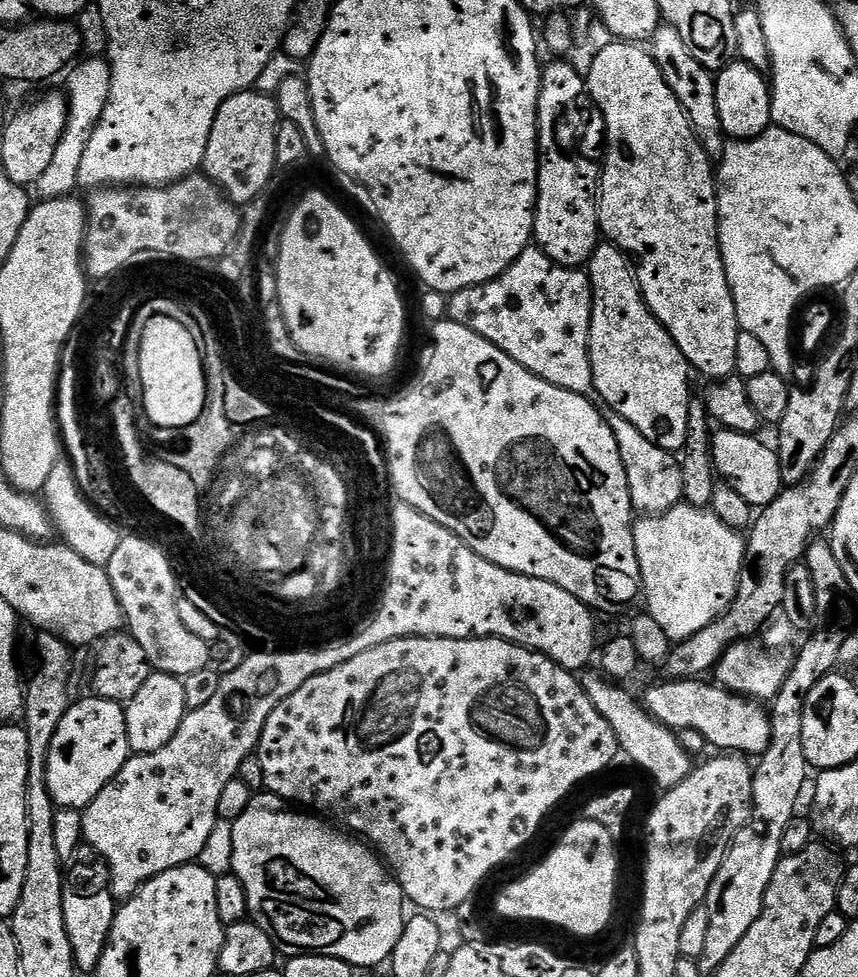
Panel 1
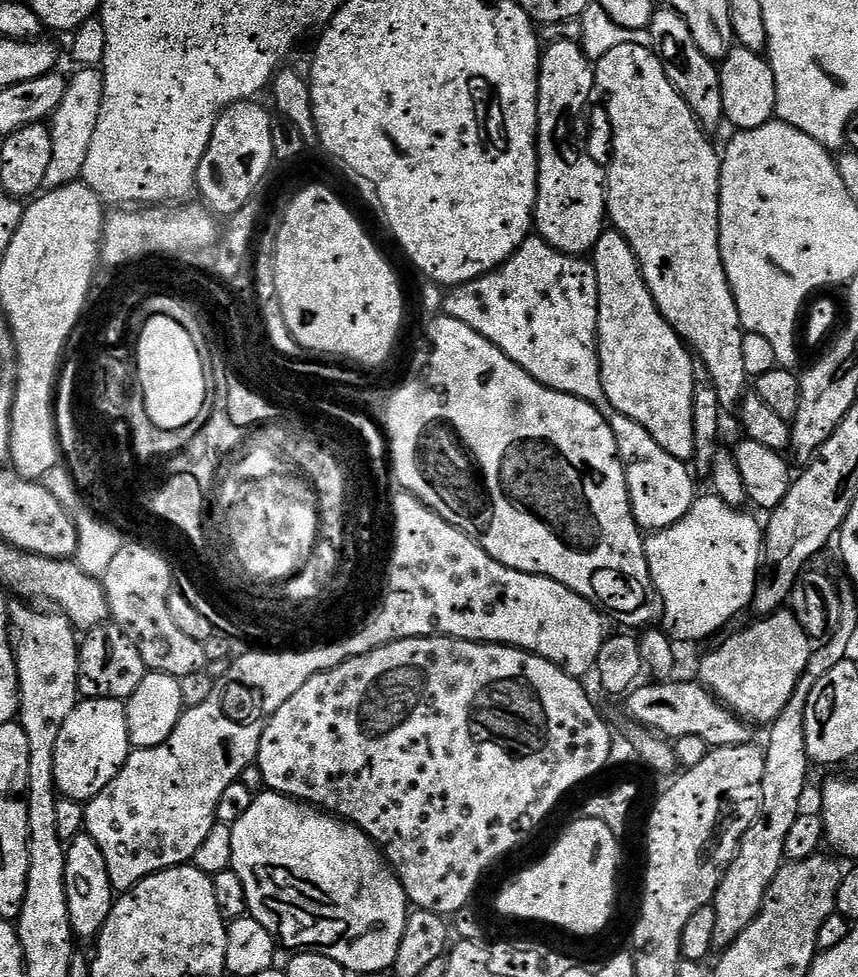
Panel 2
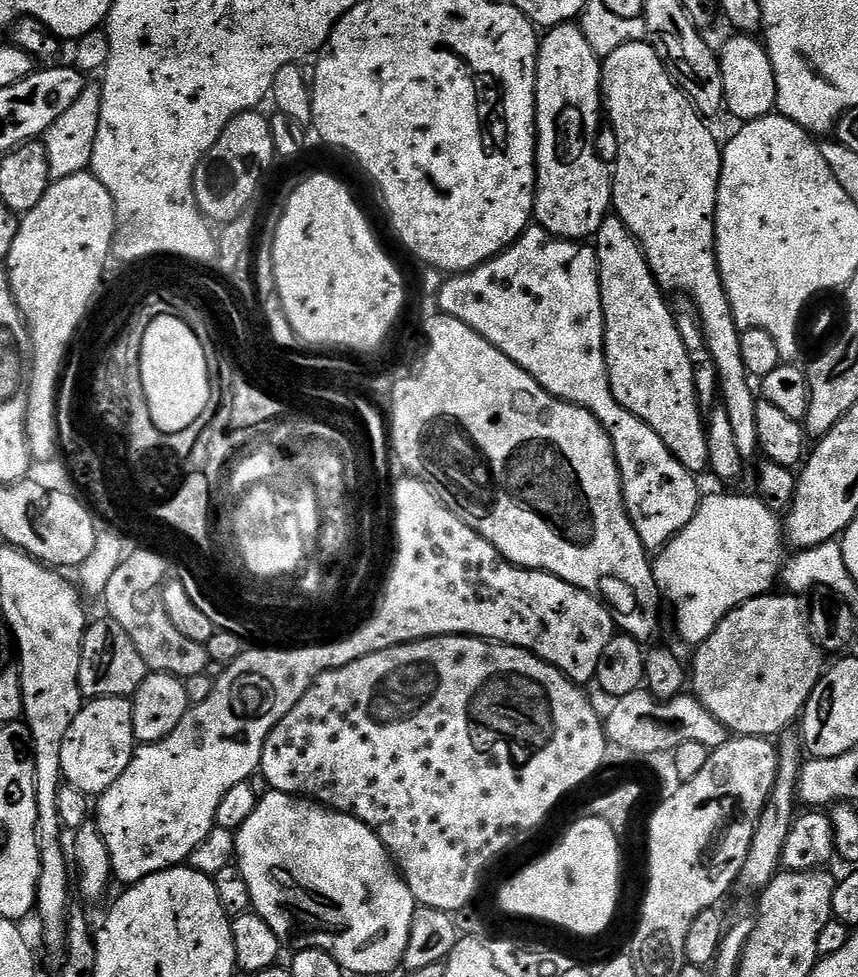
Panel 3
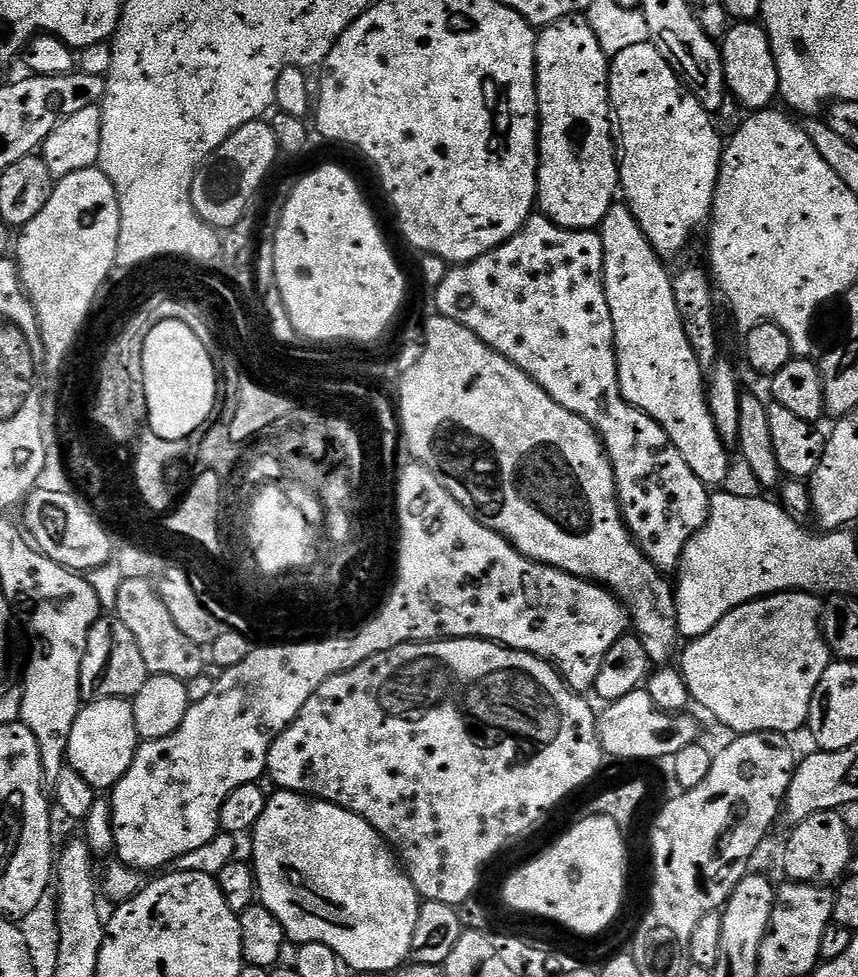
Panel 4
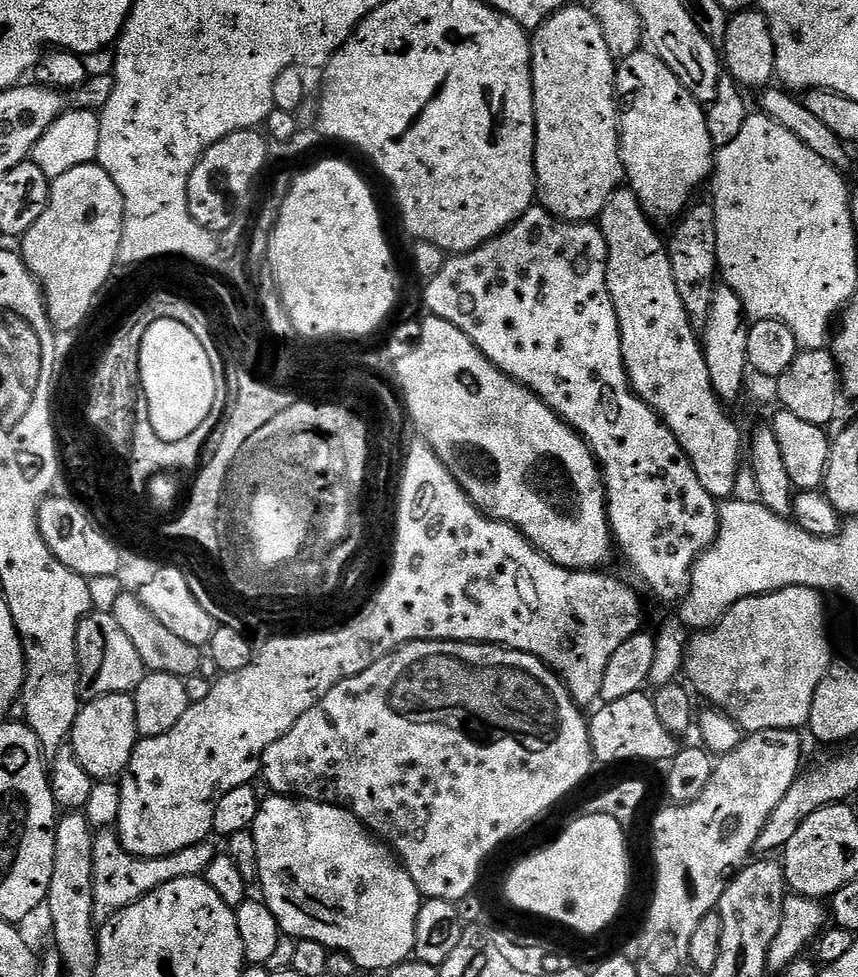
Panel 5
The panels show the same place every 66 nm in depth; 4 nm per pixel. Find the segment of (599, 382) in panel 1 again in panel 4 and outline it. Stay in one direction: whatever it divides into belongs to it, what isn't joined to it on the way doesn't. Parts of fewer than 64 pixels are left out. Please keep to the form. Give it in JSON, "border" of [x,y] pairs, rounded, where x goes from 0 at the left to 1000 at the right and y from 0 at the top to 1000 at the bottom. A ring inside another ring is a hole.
{"border":[[[726,207],[714,208],[697,236],[704,261],[704,301],[716,334],[723,405],[772,438],[790,465],[800,471],[800,477],[809,481],[822,497],[843,496],[839,494],[848,487],[848,467],[839,451],[840,441],[830,431],[830,421],[825,419],[822,382],[814,366],[809,366],[809,358],[804,358],[804,350],[800,350],[800,340],[795,338],[795,328],[790,325],[790,313],[786,313],[783,282],[774,275],[775,267],[760,255],[739,219]]]}

